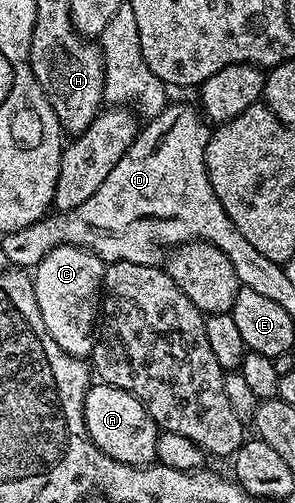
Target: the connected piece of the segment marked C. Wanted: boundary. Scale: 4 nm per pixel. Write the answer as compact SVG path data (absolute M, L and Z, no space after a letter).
M70 245L52 250L33 272L35 299L47 331L68 355L89 358L98 331L105 263L97 255Z

